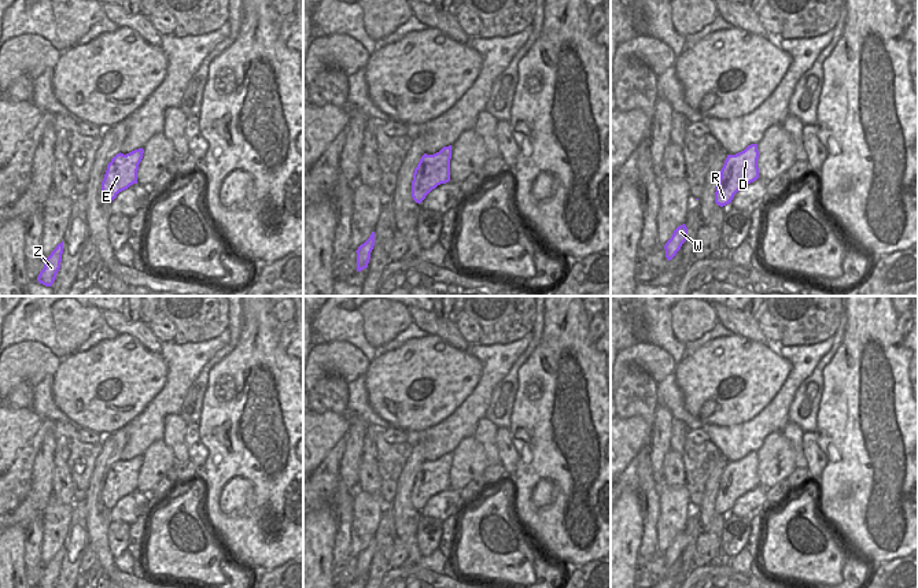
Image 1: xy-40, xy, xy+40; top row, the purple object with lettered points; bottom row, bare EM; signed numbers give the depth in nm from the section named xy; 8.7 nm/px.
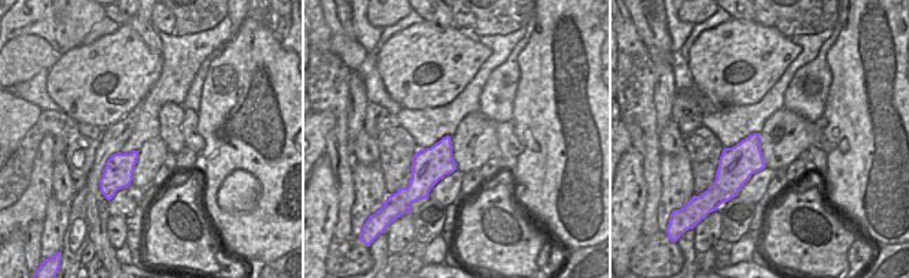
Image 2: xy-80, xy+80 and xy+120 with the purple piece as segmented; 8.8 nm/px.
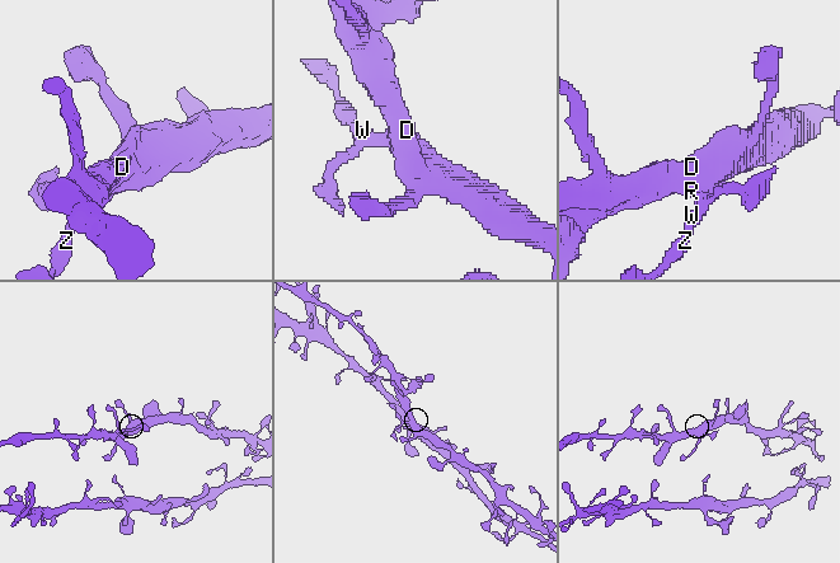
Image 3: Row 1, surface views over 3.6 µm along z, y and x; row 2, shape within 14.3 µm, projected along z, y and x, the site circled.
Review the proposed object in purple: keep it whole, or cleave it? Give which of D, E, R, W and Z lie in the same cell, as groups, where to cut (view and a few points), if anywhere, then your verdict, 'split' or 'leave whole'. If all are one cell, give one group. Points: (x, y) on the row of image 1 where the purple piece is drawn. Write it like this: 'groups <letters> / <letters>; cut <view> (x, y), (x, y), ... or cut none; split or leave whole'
groups D E R W Z; cut none; leave whole

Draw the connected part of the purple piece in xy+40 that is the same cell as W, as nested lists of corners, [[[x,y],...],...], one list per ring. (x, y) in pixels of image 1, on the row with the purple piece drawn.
[[[683,223],[674,230],[671,238],[664,245],[667,260],[671,260],[676,255],[686,238],[687,228]]]

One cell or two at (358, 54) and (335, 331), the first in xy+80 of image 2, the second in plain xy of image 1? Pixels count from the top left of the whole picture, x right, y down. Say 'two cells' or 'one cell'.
two cells

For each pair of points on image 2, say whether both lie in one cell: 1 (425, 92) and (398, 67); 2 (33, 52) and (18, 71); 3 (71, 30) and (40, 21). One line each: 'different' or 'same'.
1: same
2: same
3: different

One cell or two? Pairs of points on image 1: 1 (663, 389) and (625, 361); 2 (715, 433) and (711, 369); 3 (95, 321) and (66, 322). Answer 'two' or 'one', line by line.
1: two
2: two
3: one

